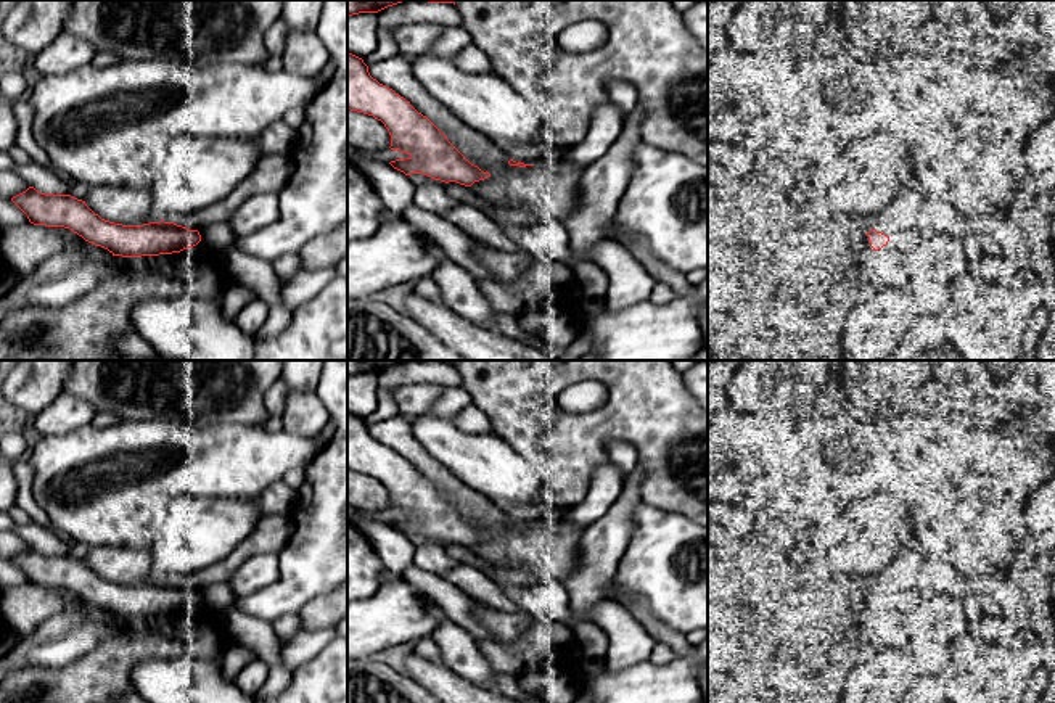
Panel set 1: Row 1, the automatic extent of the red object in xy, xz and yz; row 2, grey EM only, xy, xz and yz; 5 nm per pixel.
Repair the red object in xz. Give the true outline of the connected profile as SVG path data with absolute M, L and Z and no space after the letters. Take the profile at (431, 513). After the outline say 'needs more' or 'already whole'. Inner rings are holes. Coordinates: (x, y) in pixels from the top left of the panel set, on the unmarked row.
M347 413L347 470L373 476L391 495L391 510L407 513L389 524L405 536L423 534L471 547L491 537L471 524L410 462L380 444L362 418Z; already whole

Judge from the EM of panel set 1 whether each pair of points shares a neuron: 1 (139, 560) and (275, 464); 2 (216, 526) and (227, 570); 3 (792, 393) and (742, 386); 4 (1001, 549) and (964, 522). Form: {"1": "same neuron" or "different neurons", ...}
{"1": "different neurons", "2": "different neurons", "3": "same neuron", "4": "same neuron"}

